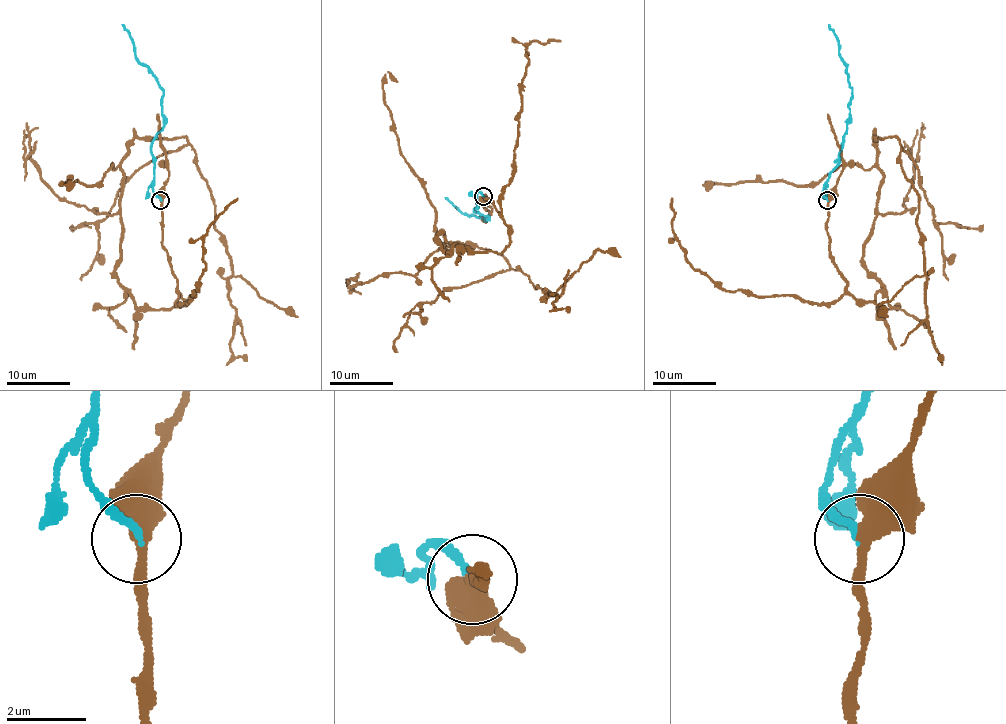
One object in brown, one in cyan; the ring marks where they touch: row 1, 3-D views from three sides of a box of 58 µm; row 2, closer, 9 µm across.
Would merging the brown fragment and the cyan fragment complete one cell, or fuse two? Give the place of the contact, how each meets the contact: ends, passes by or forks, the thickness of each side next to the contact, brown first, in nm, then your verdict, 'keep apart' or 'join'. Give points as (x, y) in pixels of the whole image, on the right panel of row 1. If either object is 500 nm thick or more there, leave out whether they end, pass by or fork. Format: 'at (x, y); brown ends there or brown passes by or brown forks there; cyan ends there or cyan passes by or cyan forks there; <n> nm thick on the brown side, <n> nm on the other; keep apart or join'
at (827, 200); brown passes by; cyan ends there; 400 nm thick on the brown side, 200 nm on the other; keep apart

